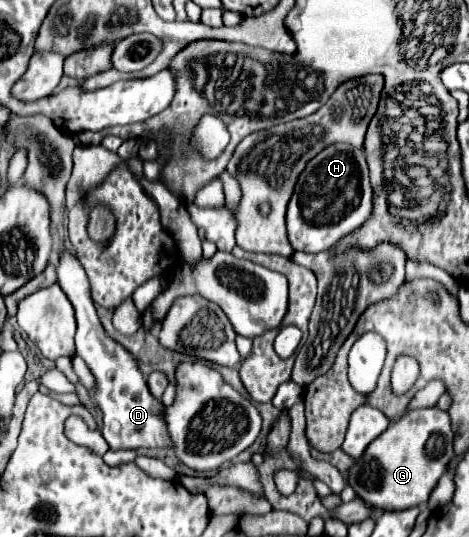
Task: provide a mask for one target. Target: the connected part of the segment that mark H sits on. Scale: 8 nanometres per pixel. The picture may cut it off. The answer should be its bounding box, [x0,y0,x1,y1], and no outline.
[287,144,373,252]

